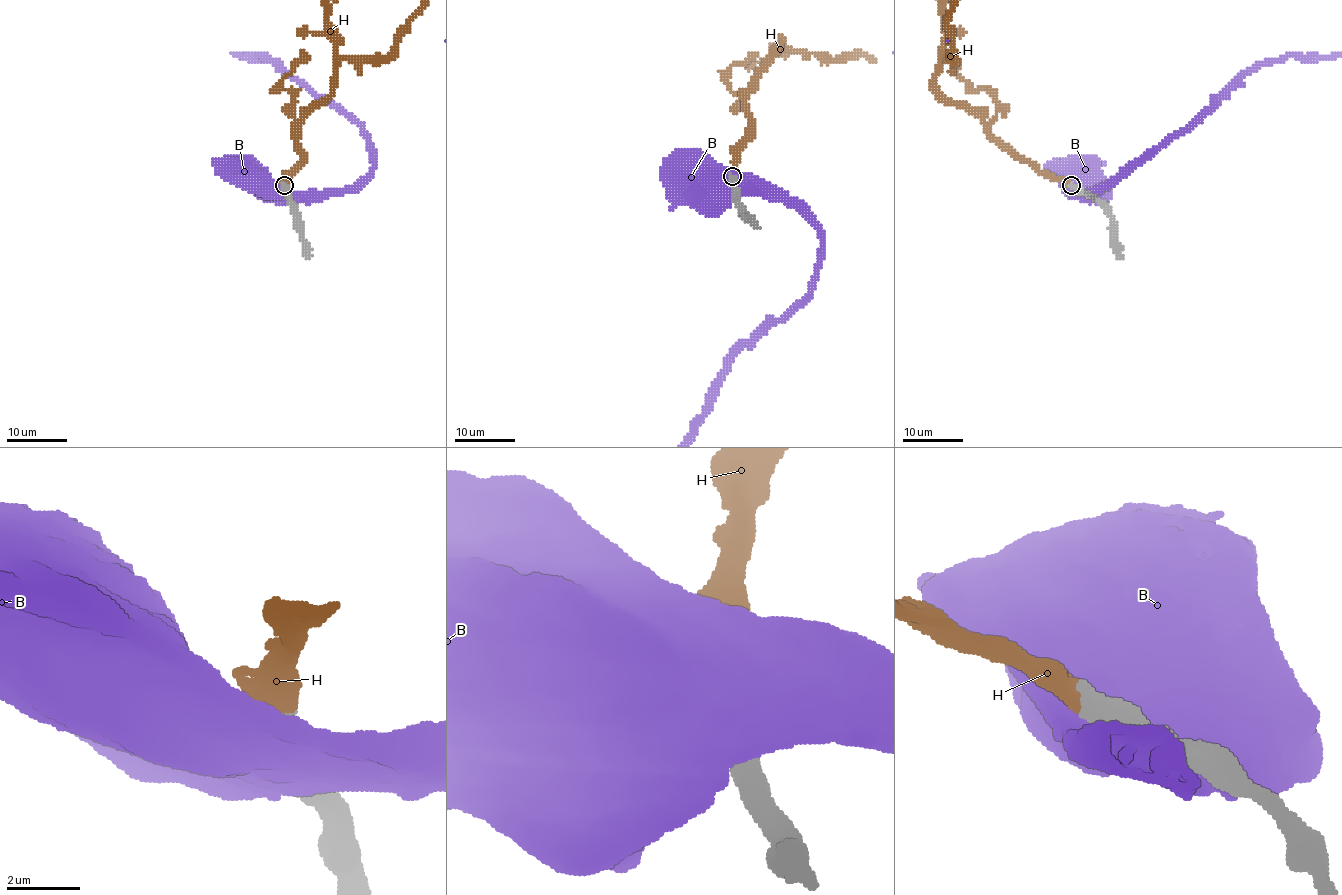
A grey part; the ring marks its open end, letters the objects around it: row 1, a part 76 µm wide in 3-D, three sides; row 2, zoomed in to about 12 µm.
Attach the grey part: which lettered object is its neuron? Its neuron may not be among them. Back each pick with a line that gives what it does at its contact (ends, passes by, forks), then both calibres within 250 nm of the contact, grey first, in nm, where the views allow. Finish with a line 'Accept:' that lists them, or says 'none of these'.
H: it ends; calibres 650 and 750 nm
Accept: H

